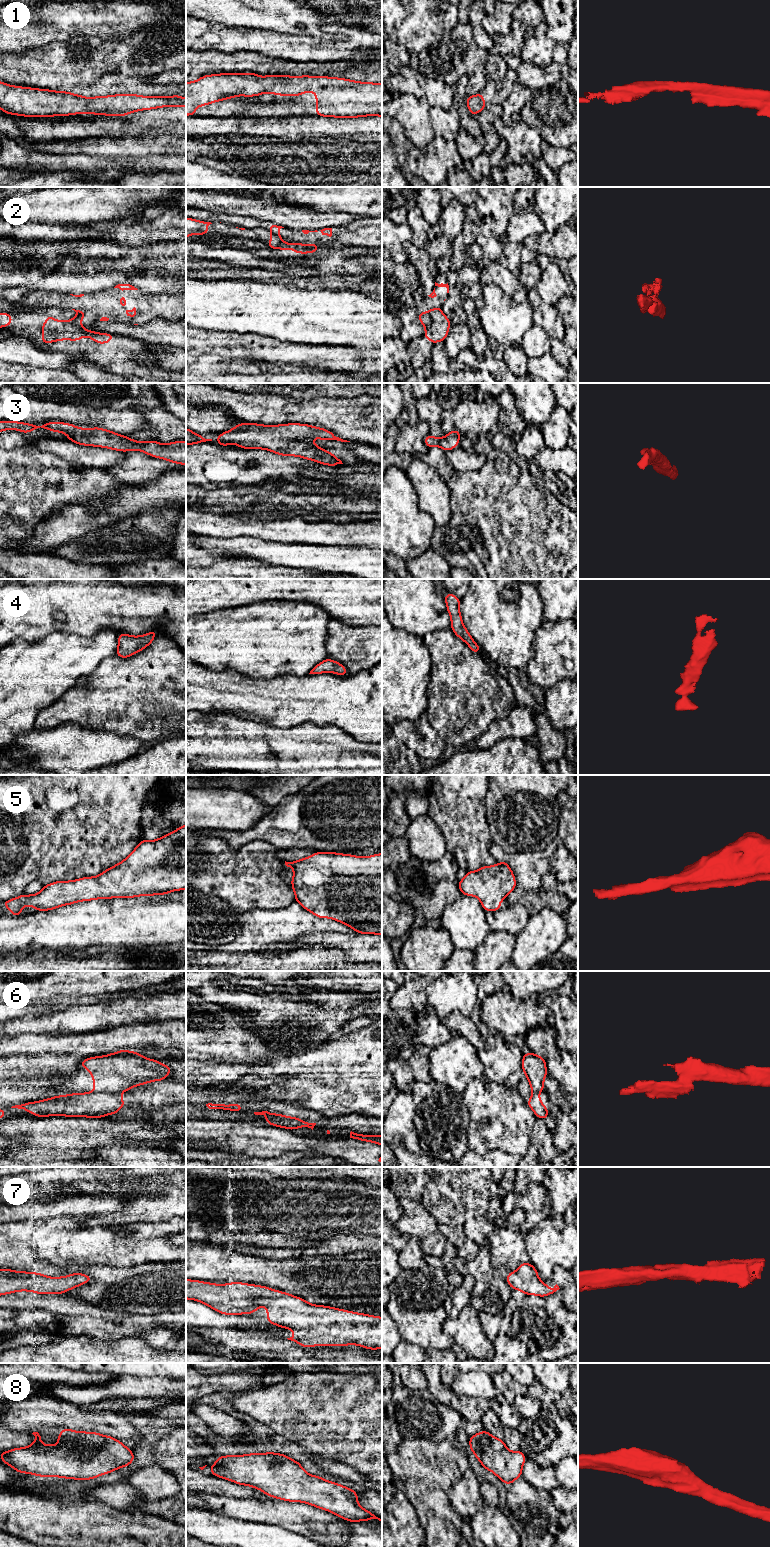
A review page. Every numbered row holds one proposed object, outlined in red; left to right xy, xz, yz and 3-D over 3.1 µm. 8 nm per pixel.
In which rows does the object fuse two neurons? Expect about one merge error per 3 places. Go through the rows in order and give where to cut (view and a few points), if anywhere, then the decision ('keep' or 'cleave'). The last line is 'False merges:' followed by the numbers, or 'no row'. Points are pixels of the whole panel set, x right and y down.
1: cut none; keep
2: cut yz (439, 308), (431, 310), (430, 323), (426, 327); cleave
3: cut none; keep
4: cut none; keep
5: cut none; keep
6: cut xy (93, 1091), (119, 1093); cleave
7: cut none; keep
8: cut none; keep
False merges: 2, 6

